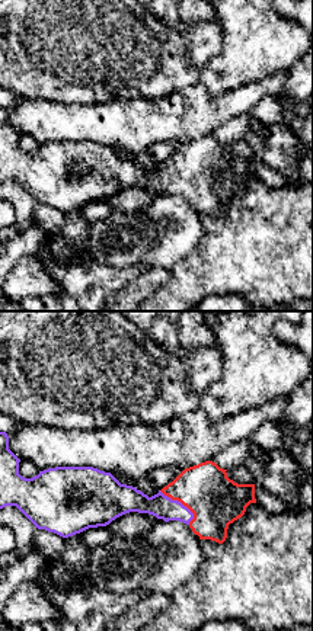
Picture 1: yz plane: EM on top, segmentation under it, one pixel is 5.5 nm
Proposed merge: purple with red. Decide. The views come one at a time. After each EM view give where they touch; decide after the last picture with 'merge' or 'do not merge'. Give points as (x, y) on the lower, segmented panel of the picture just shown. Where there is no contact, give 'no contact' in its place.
(179, 502)

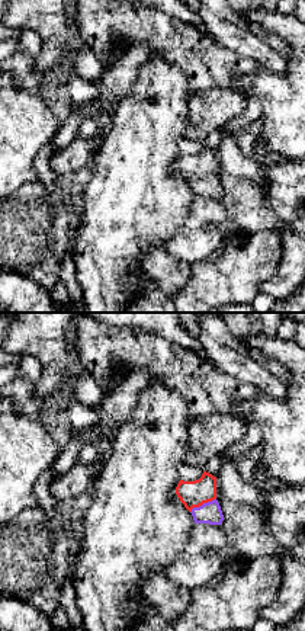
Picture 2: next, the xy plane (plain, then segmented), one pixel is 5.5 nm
(204, 503)

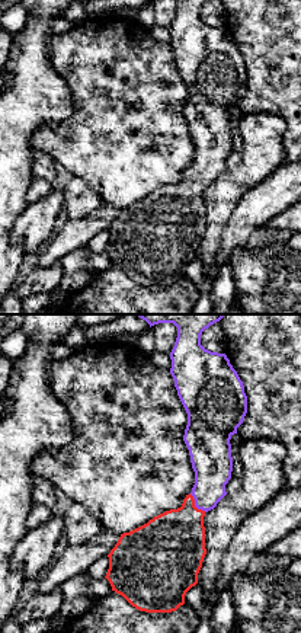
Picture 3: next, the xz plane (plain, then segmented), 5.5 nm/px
(195, 505)

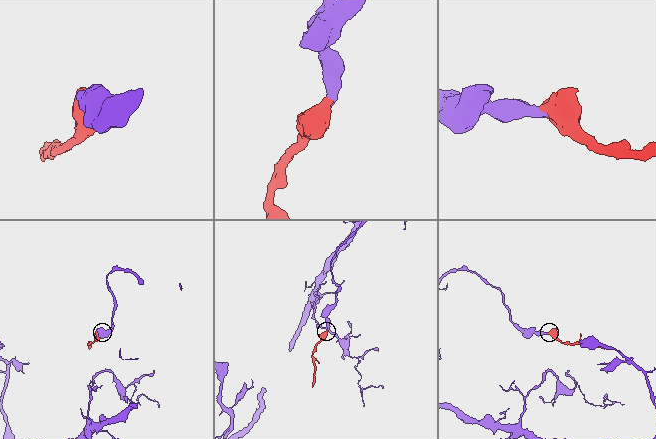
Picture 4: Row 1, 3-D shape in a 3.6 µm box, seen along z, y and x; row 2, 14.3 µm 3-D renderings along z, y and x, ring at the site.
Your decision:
merge

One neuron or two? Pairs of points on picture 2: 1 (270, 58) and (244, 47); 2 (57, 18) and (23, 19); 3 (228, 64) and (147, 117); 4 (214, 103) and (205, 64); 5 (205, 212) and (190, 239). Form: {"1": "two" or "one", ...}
{"1": "one", "2": "one", "3": "two", "4": "two", "5": "one"}

